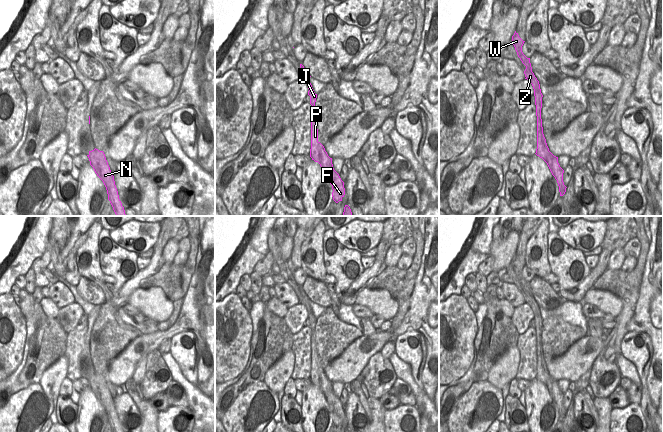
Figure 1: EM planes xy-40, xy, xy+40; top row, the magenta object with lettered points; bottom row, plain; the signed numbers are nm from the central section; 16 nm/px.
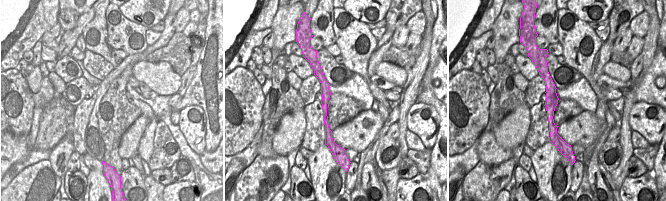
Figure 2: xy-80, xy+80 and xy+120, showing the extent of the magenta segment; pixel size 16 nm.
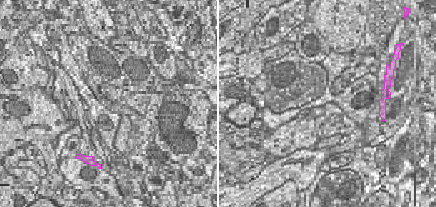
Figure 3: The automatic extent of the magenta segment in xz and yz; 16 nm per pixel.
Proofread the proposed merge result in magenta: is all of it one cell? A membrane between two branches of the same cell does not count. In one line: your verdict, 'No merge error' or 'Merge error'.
Merge error

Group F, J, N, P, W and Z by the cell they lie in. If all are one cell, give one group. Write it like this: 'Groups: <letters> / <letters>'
Groups: F W / J N P Z

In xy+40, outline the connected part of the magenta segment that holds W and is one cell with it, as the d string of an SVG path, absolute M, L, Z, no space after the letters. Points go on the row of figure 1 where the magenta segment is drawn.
M515 31L514 35L512 36L512 43L513 43L514 47L515 47L517 55L520 58L520 60L522 61L522 63L526 66L526 68L528 68L529 70L532 71L530 58L527 58L522 52L522 46L523 46L524 42L525 41L523 41L519 37L518 33Z

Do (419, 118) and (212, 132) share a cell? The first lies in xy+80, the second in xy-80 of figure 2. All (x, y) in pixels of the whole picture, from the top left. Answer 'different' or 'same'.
different

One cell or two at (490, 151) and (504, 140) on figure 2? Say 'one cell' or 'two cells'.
two cells

